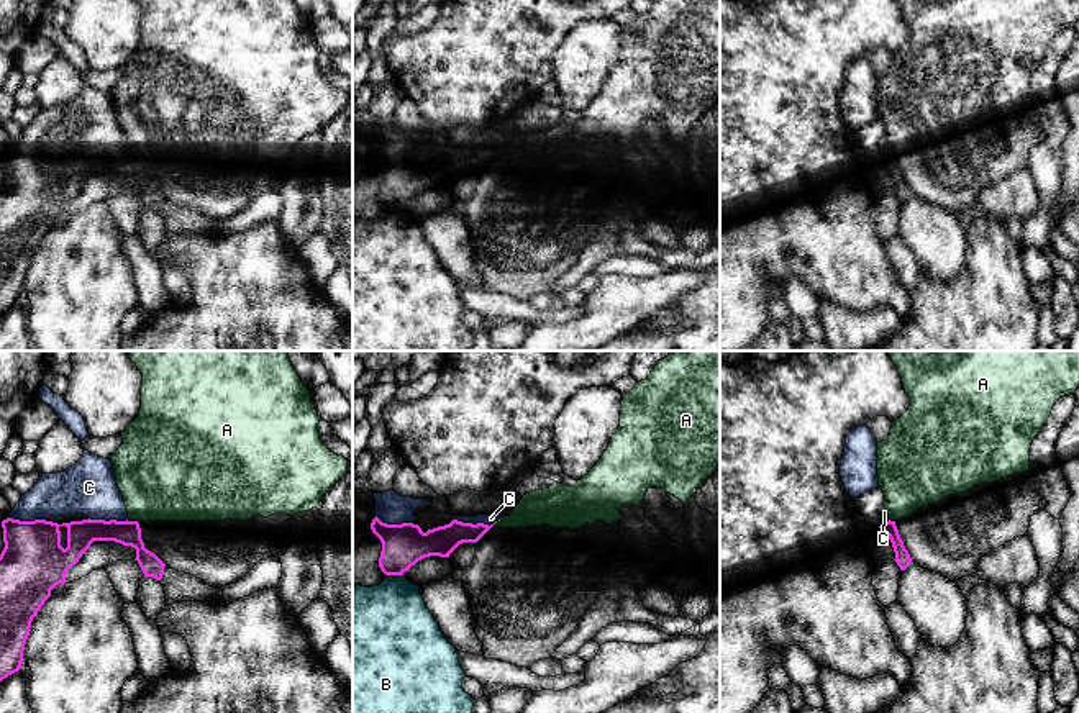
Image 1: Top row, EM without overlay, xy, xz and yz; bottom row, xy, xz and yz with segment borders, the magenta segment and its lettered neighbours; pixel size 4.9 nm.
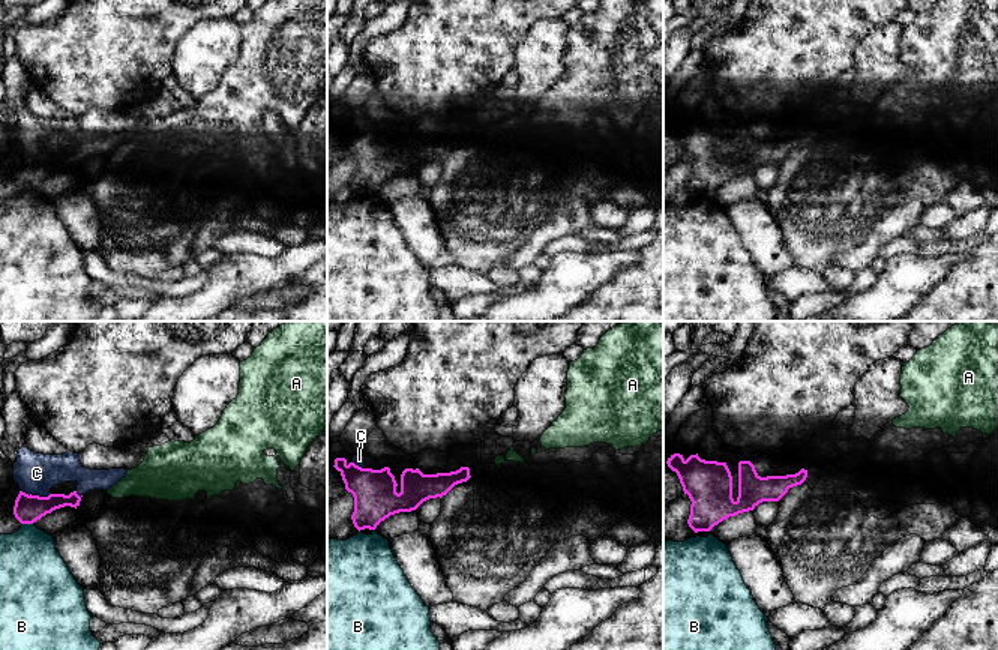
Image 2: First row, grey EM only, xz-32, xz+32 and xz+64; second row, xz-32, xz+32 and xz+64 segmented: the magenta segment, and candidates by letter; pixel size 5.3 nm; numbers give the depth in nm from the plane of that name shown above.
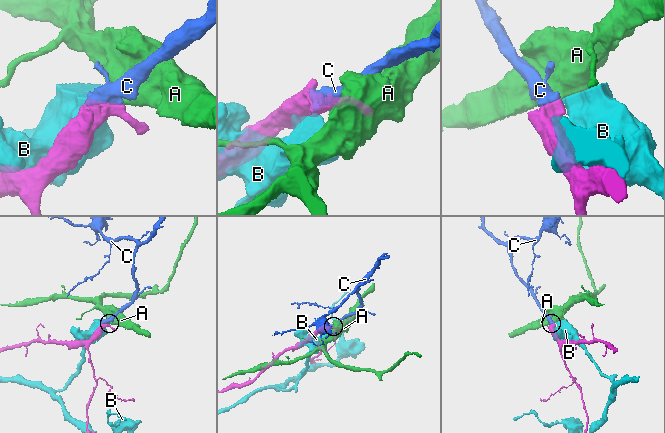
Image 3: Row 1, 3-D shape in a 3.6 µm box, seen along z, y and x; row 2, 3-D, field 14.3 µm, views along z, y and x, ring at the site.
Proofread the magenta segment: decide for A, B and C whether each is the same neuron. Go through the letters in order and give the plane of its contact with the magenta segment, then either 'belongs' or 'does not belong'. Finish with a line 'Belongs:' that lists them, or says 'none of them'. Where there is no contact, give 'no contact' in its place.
A: xy | does not belong
B: xz | does not belong
C: xz | belongs
Belongs: C

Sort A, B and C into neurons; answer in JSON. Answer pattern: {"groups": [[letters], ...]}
{"groups": [["A"], ["B"], ["C"]]}

